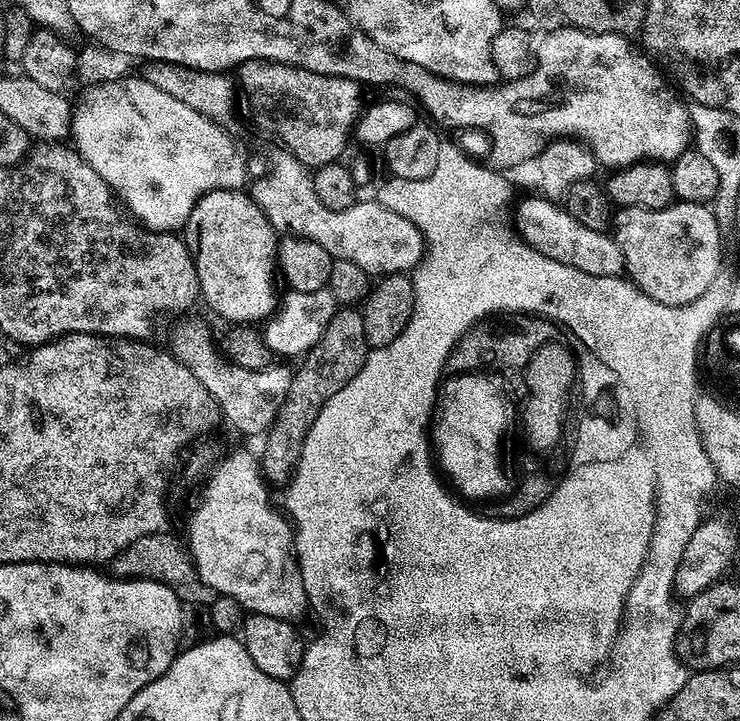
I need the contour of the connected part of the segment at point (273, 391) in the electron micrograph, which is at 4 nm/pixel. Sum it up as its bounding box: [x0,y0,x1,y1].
[170,320,292,437]

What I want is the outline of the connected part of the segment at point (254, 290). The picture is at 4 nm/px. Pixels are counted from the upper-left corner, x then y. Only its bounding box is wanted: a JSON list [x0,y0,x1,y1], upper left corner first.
[182,188,278,325]

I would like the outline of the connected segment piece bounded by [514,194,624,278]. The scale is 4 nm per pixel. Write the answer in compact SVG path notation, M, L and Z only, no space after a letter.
M536 194L529 196L532 196L529 200L515 205L514 228L535 252L541 252L546 258L552 258L554 262L574 266L583 273L613 278L621 275L624 267L622 250L608 232L590 230L590 226L582 226L582 222L578 222L578 218L574 218L559 203L543 199Z

